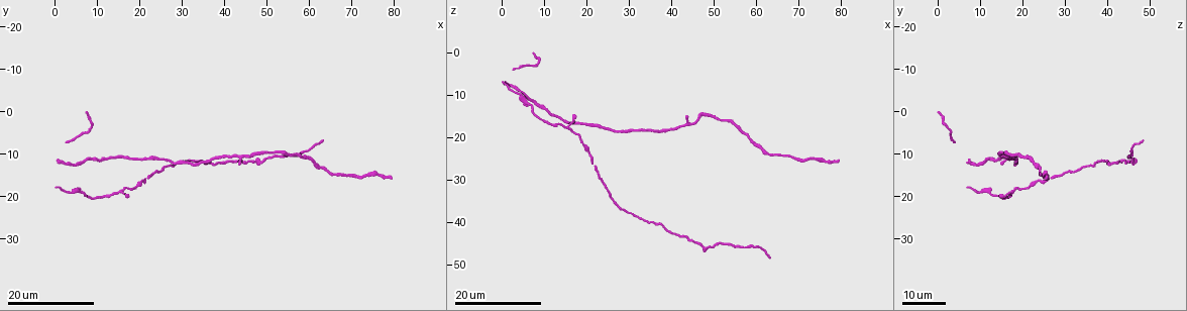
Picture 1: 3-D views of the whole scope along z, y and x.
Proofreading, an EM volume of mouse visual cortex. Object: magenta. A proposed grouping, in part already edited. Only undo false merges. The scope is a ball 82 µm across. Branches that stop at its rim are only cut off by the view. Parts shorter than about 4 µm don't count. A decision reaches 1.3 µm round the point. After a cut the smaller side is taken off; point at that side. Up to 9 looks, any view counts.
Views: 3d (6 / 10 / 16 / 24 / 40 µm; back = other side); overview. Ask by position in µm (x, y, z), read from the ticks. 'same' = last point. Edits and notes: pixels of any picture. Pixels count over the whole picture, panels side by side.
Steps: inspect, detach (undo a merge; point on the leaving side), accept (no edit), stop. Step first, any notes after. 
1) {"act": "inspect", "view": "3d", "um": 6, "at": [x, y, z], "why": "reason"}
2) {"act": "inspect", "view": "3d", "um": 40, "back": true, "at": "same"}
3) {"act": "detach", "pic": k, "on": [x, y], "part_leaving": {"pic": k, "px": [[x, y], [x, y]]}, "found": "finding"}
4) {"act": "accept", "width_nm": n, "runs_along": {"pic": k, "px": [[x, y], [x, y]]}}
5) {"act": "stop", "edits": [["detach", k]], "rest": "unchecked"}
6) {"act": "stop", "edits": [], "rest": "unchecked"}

{"act": "inspect", "view": "3d", "um": 24, "at": [19.0, 18.0, 21.5], "why": "sudden change in width"}

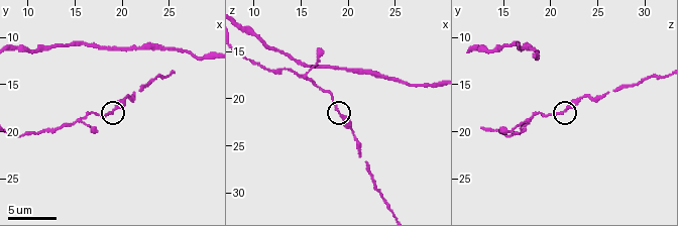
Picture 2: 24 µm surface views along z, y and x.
{"act": "inspect", "view": "3d", "um": 6, "at": [19.2, 17.8, 21.4]}

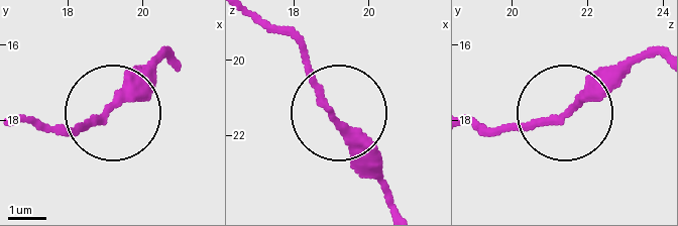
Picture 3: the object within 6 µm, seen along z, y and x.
{"act": "accept", "runs_along": {"pic": 3, "px": [[266, 21], [295, 44], [337, 131], [378, 176]]}, "found": "all the same cell"}

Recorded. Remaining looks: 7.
{"act": "inspect", "view": "3d", "um": 16, "at": [6.5, 19.0, 12.0], "why": "calibre changes"}

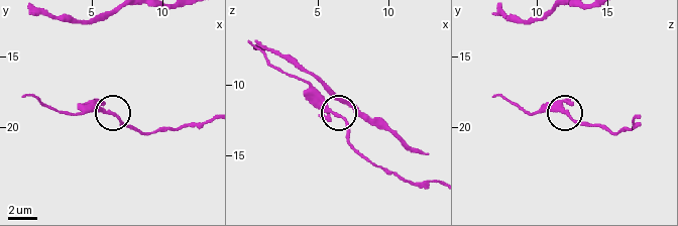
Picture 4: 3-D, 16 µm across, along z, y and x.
{"act": "inspect", "view": "3d", "um": 10, "at": [6.0, 19.0, 11.8], "why": "zoom in"}

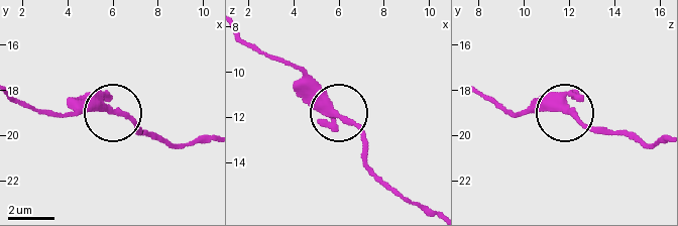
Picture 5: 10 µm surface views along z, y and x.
{"act": "accept", "arms": 4, "found": "all the same cell"}

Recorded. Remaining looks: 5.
{"act": "inspect", "view": "3d", "um": 10, "at": [9.0, 20.2, 15.4], "why": "narrows sharply"}

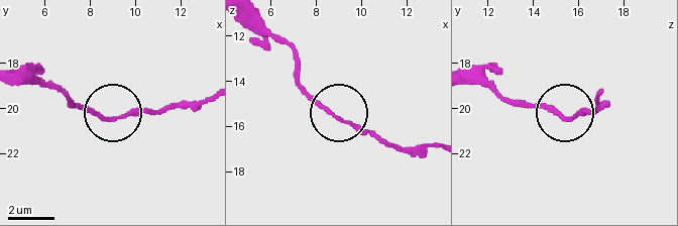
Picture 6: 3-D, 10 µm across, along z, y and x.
{"act": "accept", "found": "one cell here"}

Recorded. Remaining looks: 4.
{"act": "inspect", "view": "3d", "um": 24, "at": [49.5, 11.5, 45.5], "why": "calibre changes"}

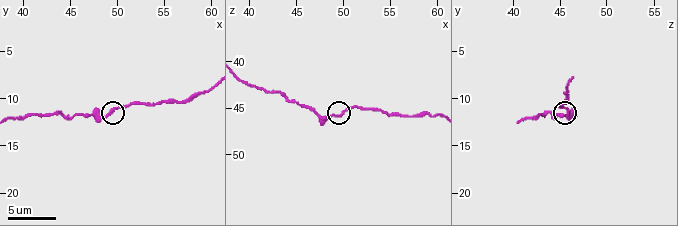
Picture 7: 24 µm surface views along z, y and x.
{"act": "inspect", "view": "3d", "um": 6, "at": [49.2, 11.8, 45.8]}

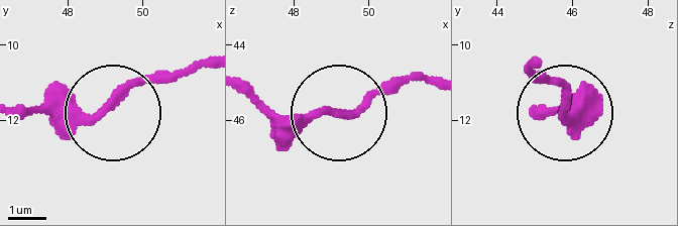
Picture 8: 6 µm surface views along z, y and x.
{"act": "inspect", "view": "3d", "um": 6, "back": true, "at": [49.10, 11.65, 45.75]}

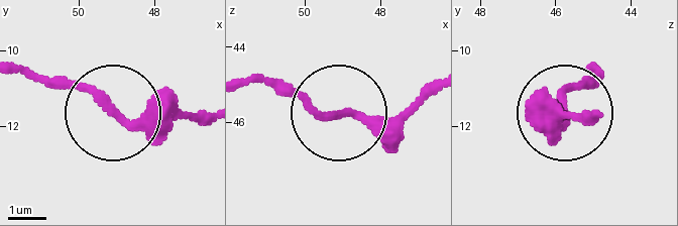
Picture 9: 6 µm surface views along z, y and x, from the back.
{"act": "accept", "found": "one cell here"}

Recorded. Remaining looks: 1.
{"act": "stop", "edits": [], "rest": "unchecked"}

